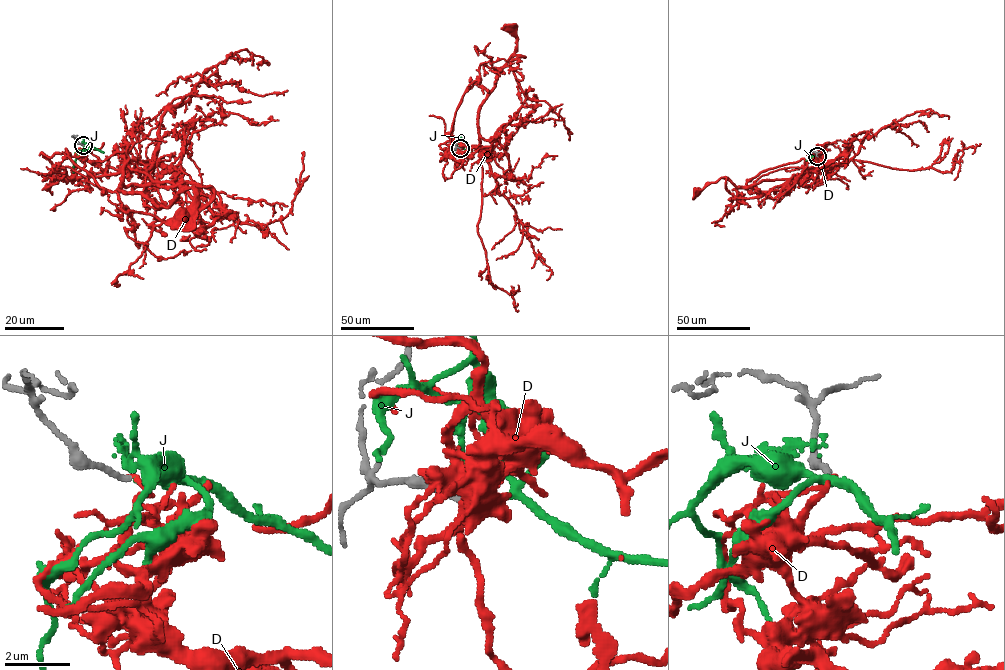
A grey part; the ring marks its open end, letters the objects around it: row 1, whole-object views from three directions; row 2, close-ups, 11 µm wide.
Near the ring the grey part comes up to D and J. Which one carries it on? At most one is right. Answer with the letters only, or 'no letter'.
J

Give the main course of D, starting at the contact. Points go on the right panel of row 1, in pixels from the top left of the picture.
D: (817, 156), (814, 157), (817, 170), (799, 176), (762, 180), (737, 187), (721, 178), (708, 182), (696, 193)

